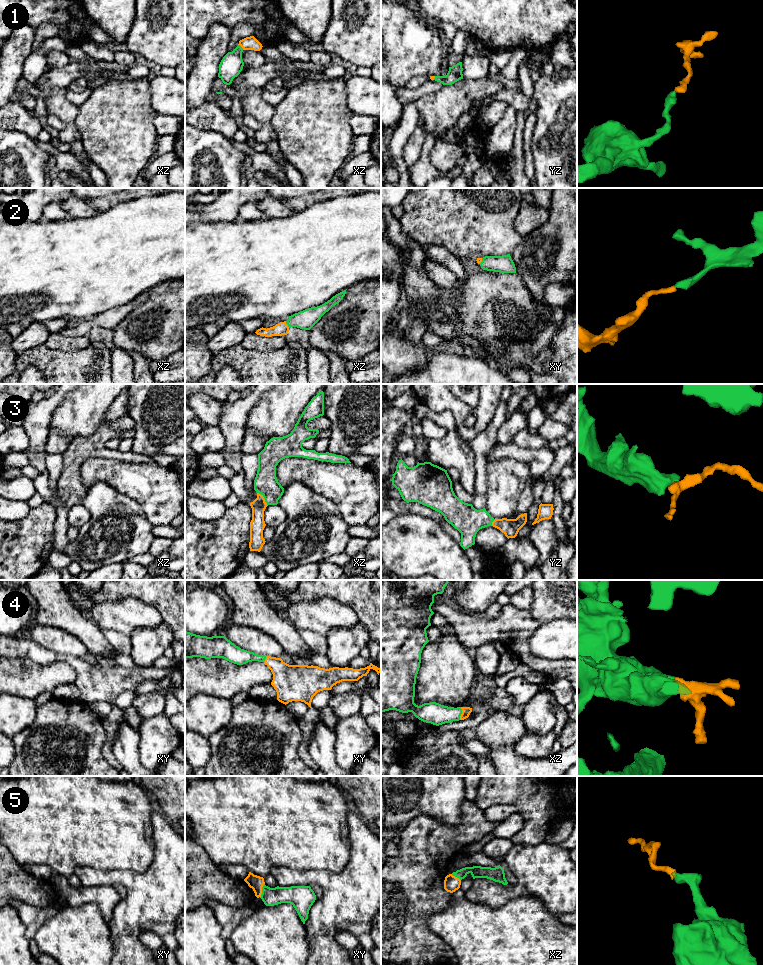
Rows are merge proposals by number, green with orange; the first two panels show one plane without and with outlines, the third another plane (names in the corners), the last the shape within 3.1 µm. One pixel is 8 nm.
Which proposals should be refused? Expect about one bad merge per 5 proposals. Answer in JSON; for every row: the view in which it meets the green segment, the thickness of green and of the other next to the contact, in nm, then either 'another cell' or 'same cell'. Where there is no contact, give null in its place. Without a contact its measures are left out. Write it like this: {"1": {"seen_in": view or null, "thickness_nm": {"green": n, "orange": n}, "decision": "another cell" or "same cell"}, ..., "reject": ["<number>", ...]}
{"1": {"seen_in": "xz", "thickness_nm": {"green": 180, "orange": 110}, "decision": "same cell"}, "2": {"seen_in": "xz", "thickness_nm": {"green": 160, "orange": 100}, "decision": "same cell"}, "3": {"seen_in": "xz", "thickness_nm": {"green": 190, "orange": 120}, "decision": "same cell"}, "4": {"seen_in": "xz", "thickness_nm": {"green": 170, "orange": 70}, "decision": "same cell"}, "5": {"seen_in": "xy", "thickness_nm": {"green": 140, "orange": 120}, "decision": "same cell"}, "reject": []}

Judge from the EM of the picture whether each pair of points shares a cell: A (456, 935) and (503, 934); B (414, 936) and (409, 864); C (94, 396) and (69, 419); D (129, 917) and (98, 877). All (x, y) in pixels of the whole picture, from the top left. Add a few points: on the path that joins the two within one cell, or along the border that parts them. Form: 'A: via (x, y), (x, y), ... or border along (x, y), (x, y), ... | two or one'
A: via (468, 935), (491, 935) | one
B: via (409, 918), (409, 882) | one
C: via (88, 403), (76, 417) | one
D: via (134, 901), (134, 889), (122, 877), (114, 877) | one

